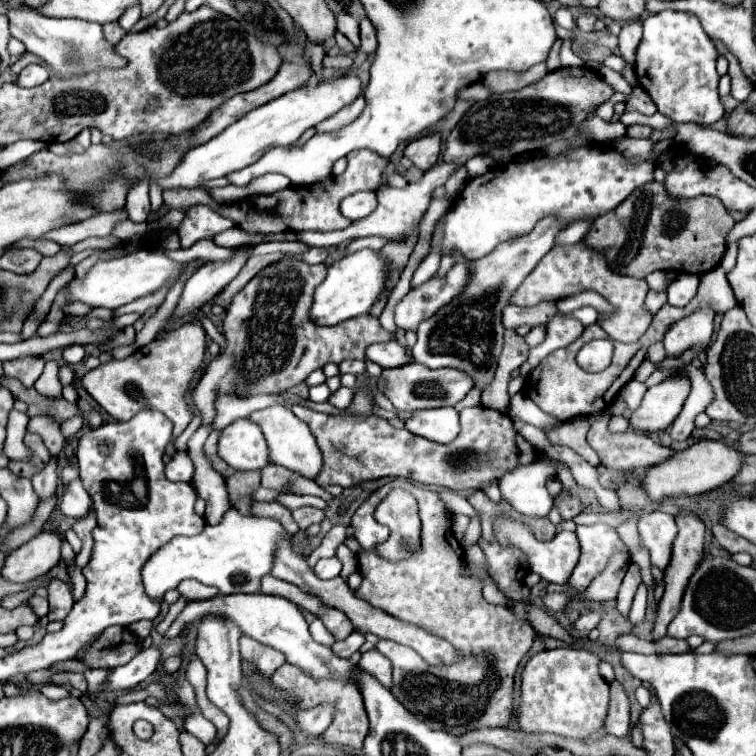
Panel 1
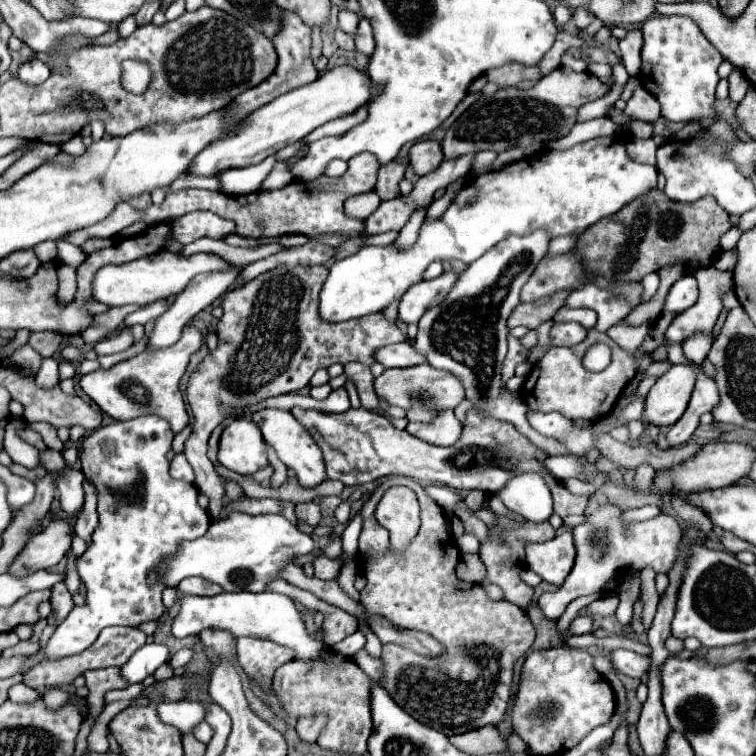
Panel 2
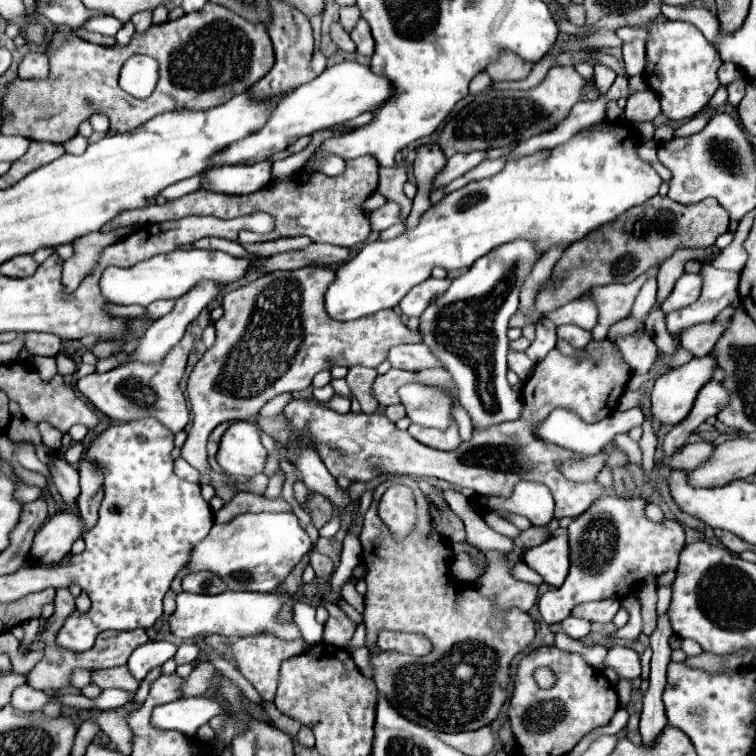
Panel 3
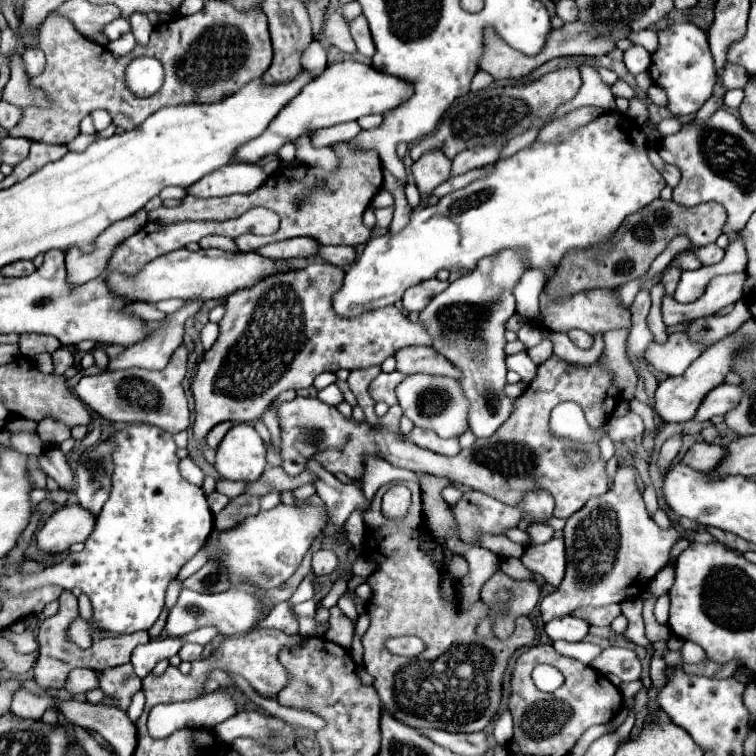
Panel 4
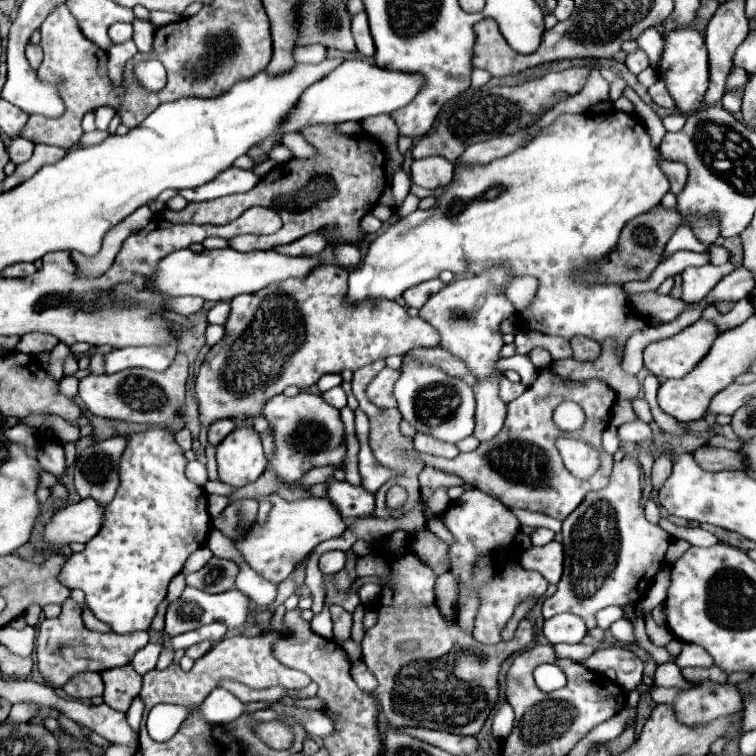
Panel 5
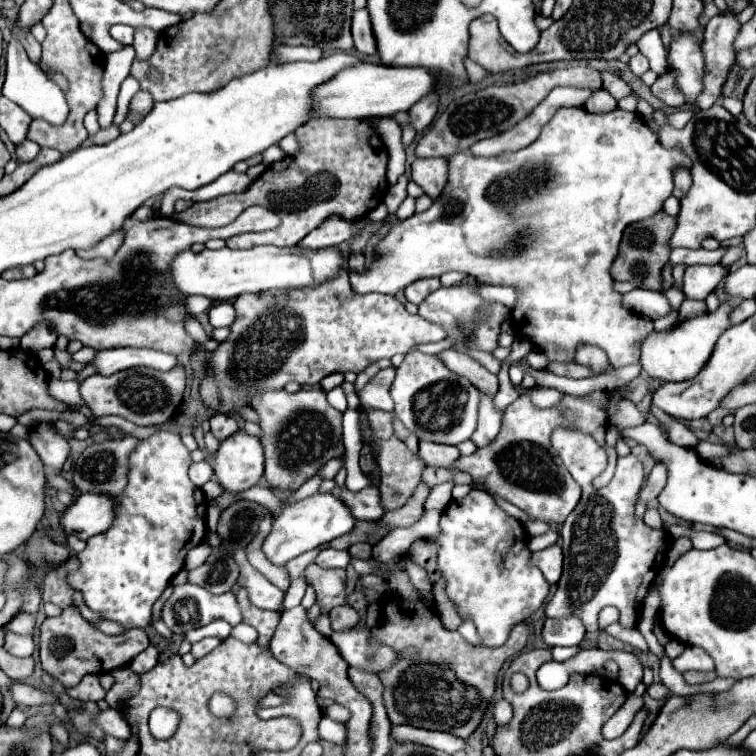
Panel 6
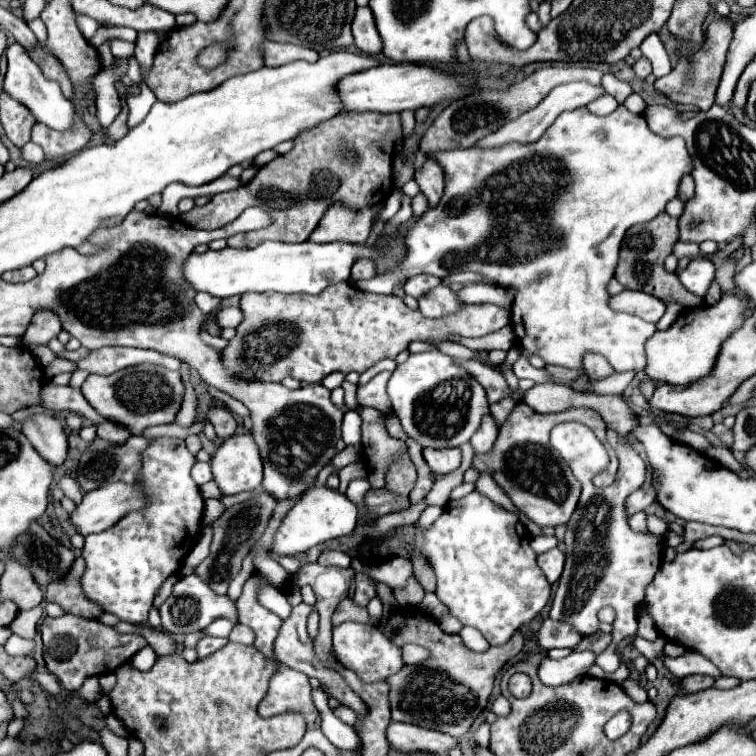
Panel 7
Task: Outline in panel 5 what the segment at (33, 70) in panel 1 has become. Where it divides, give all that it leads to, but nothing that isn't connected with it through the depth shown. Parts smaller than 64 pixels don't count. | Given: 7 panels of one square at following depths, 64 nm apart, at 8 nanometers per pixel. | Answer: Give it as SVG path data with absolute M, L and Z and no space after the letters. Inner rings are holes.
M28 44L28 46L26 46L26 58L28 58L32 70L38 70L40 64L42 64L42 58L44 58L42 48L40 48L40 46L34 46L34 44Z

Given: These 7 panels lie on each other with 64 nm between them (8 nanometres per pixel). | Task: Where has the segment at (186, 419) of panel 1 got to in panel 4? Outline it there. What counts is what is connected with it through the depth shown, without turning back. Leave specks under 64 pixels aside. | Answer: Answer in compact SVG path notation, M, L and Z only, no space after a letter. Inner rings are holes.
M182 344L172 354L172 360L164 370L146 370L146 368L128 368L116 372L102 372L96 376L82 376L74 386L74 392L82 402L86 402L94 412L110 422L148 422L164 428L170 434L178 434L190 424L190 410L180 386L186 374L188 348Z

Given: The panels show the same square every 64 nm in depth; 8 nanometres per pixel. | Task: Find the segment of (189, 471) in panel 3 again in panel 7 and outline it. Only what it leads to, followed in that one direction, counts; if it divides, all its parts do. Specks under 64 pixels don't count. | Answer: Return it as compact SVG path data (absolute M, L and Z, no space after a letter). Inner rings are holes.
M196 462L196 464L192 466L192 478L194 478L194 482L196 482L198 486L210 482L210 480L212 480L210 464L208 464L208 462Z

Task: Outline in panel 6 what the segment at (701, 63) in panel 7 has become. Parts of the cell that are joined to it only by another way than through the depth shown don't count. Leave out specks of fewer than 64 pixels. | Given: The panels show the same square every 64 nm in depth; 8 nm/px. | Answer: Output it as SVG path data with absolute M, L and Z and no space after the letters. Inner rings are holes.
M732 10L720 12L706 24L704 32L704 90L700 92L696 104L702 110L708 110L716 100L722 96L724 80L728 78L728 72L732 70L732 64L736 60L734 52L734 40L740 32L742 24L738 22L738 14ZM668 72L662 74L662 76L658 76L658 80L650 86L650 90L652 90L652 94L654 94L656 98L660 98L666 106L678 108L678 106L684 104L684 96L682 96L680 92L676 92L676 88L674 88L674 76L672 76L672 74L668 76Z

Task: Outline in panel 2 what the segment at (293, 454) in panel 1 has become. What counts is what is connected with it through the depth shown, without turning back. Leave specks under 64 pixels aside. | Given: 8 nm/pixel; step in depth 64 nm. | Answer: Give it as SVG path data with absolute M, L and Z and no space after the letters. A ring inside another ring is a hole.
M272 408L272 410L264 410L264 412L254 412L252 420L260 426L266 444L270 444L274 448L276 456L286 464L286 468L296 472L298 482L304 488L316 488L320 482L326 480L324 460L322 460L322 452L320 452L318 444L312 440L312 436L308 436L308 430L288 410Z

